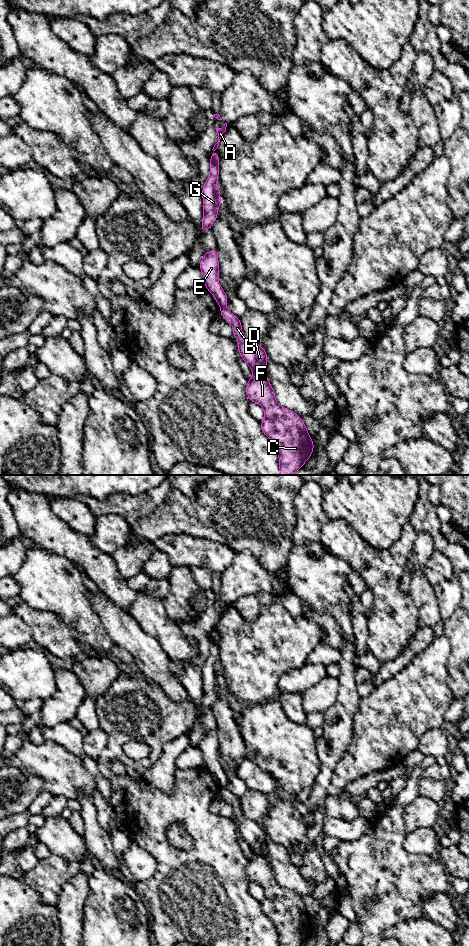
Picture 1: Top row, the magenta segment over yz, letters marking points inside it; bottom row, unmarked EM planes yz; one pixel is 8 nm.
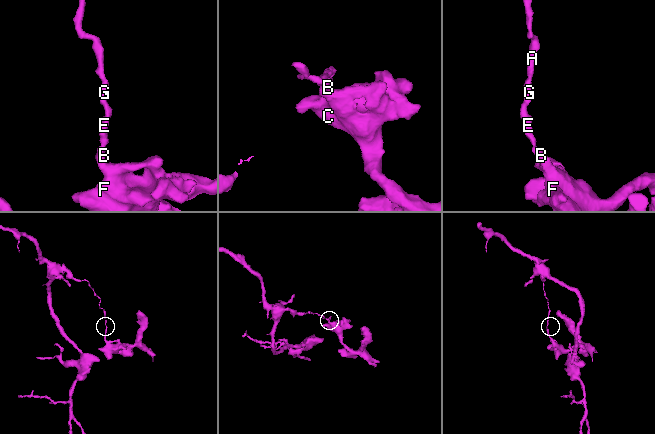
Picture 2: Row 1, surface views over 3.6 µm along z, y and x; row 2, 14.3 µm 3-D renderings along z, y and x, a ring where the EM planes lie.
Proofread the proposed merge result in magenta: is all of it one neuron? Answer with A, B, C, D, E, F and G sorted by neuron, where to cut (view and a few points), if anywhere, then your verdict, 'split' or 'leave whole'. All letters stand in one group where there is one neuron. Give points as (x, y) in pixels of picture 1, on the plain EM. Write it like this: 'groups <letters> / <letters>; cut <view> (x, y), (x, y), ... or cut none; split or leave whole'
groups A E G / B C D F; cut yz (225, 786), (221, 788); split

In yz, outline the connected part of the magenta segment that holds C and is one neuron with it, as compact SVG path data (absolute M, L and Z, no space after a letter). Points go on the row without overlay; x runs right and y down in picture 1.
M227 787L220 790L221 796L233 806L233 815L238 820L240 837L251 848L253 855L248 860L246 872L250 881L258 883L265 896L260 902L263 913L274 923L279 936L279 946L303 946L311 937L314 924L303 900L296 893L281 887L267 859L268 836L257 821L247 819L242 812L240 798Z

